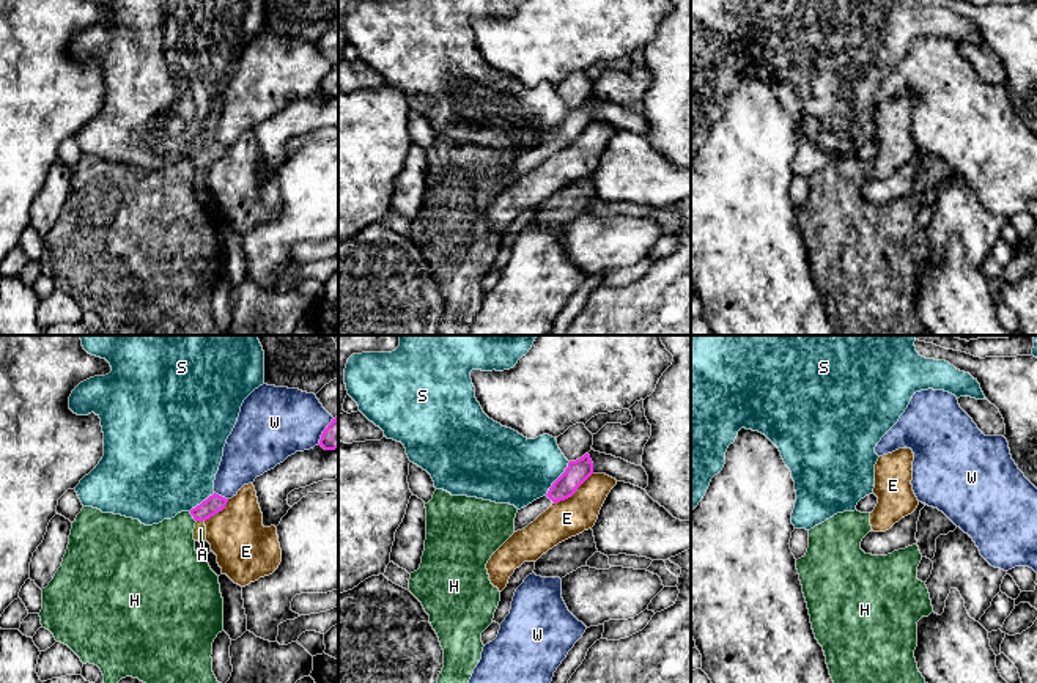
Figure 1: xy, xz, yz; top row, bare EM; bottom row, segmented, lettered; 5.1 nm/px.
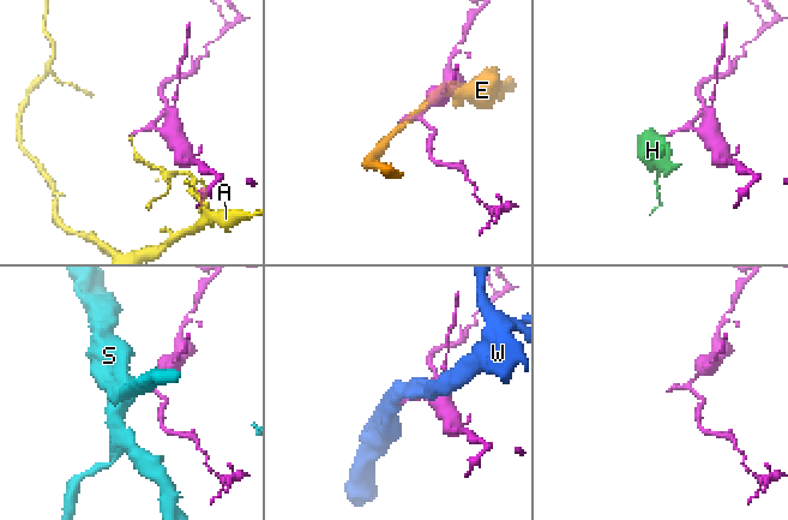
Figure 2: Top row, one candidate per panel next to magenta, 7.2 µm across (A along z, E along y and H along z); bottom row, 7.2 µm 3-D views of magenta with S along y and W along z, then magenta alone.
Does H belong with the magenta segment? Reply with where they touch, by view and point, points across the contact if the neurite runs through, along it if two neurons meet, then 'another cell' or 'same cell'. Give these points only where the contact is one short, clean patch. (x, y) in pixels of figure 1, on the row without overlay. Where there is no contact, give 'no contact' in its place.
contact xy (192, 162); border xy (189, 159), (195, 169); another cell

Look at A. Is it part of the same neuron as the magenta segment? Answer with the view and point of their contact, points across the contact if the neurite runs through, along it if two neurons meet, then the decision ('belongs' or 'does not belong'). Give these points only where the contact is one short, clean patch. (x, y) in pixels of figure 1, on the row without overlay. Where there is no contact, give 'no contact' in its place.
meets magenta in xy at (200, 167); border along xy (197, 167), (203, 169); does not belong

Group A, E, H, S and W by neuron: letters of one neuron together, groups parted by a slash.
A / E / H / S / W

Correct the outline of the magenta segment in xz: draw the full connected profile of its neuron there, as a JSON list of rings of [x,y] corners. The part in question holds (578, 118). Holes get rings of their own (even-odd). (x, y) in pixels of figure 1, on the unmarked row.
[[[585,101],[576,109],[570,109],[565,120],[552,131],[548,145],[557,151],[571,145],[576,137],[593,121],[593,110],[590,102]]]

